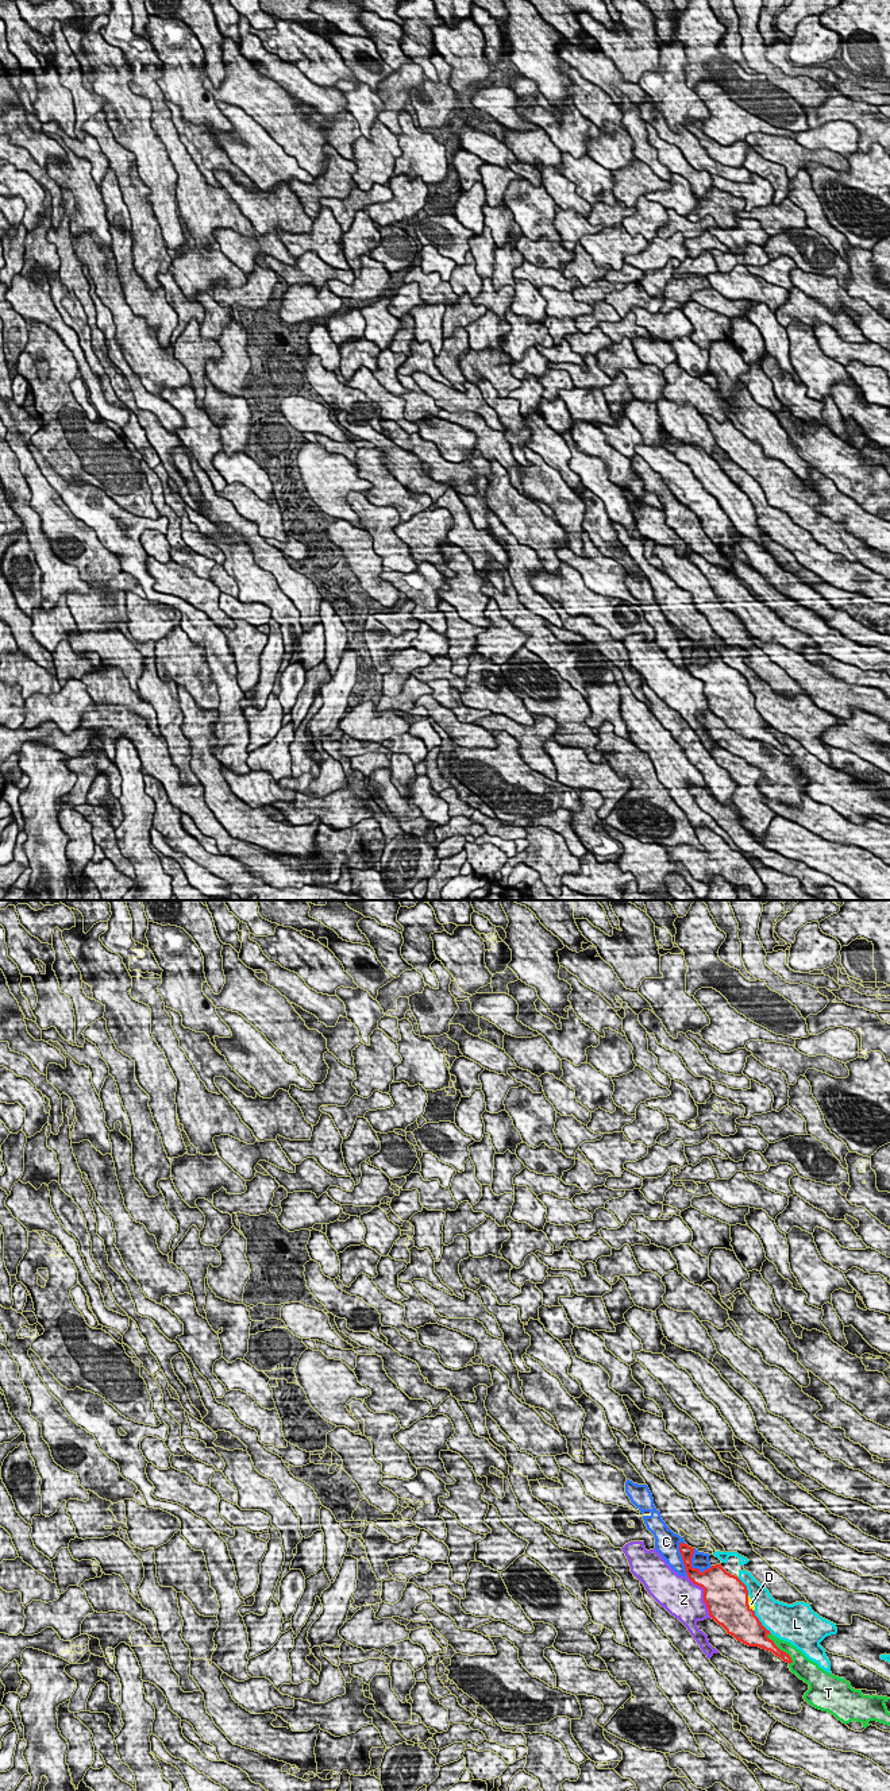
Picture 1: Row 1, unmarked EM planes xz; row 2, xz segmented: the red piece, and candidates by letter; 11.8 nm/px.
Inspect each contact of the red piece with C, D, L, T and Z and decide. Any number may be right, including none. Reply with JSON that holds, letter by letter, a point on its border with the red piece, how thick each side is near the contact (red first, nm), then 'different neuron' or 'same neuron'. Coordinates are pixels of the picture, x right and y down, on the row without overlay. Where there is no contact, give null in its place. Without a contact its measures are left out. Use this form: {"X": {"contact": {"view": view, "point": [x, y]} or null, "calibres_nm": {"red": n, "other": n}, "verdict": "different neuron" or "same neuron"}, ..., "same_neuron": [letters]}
{"C": {"contact": {"view": "xz", "point": [682, 652]}, "calibres_nm": {"red": 160, "other": 280}, "verdict": "different neuron"}, "D": {"contact": {"view": "xz", "point": [747, 697]}, "calibres_nm": {"red": 500, "other": 70}, "verdict": "same neuron"}, "L": {"contact": {"view": "xz", "point": [761, 715]}, "calibres_nm": {"red": 380, "other": 380}, "verdict": "different neuron"}, "T": {"contact": {"view": "xz", "point": [779, 742]}, "calibres_nm": {"red": 160, "other": 160}, "verdict": "different neuron"}, "Z": {"contact": {"view": "xz", "point": [704, 689]}, "calibres_nm": {"red": 500, "other": 460}, "verdict": "different neuron"}, "same_neuron": ["D"]}

